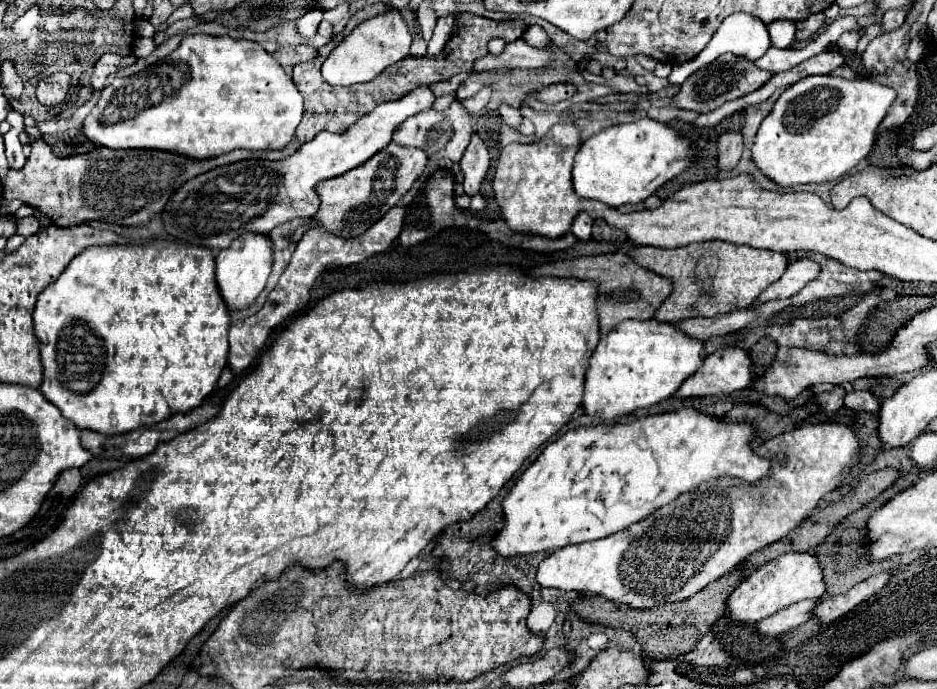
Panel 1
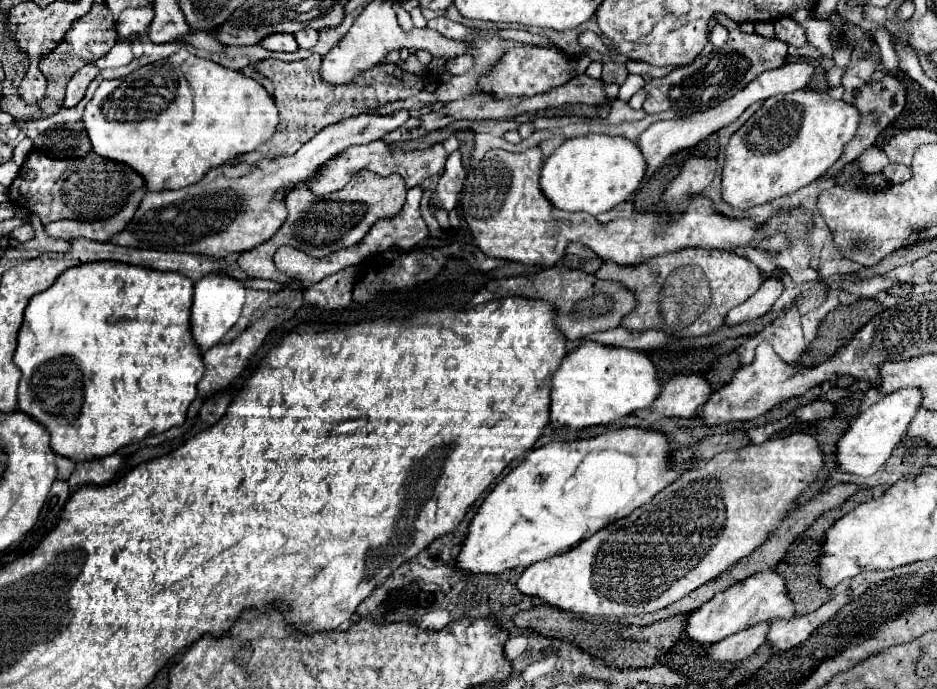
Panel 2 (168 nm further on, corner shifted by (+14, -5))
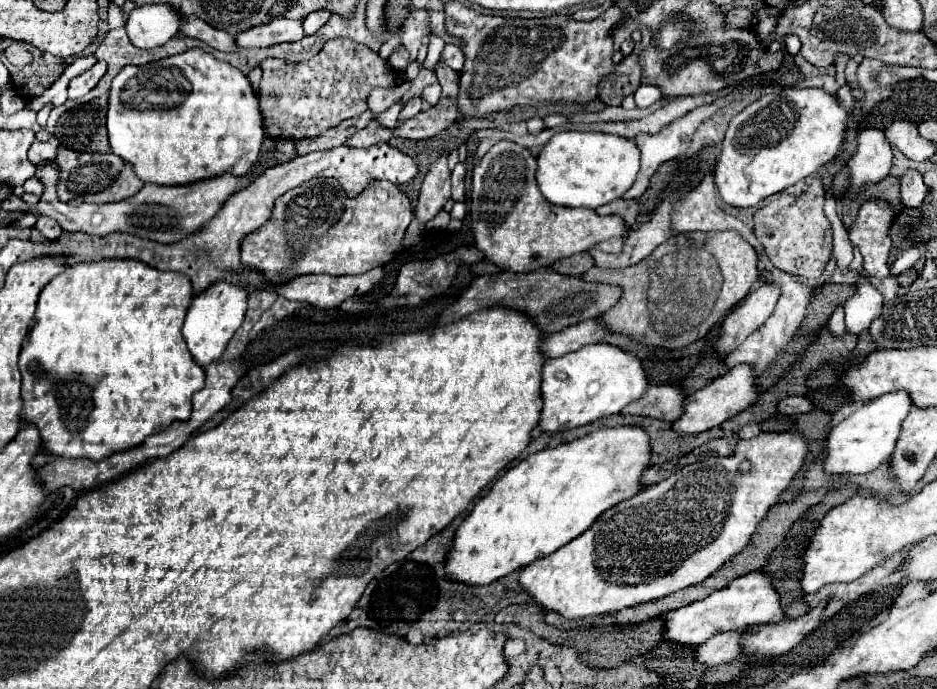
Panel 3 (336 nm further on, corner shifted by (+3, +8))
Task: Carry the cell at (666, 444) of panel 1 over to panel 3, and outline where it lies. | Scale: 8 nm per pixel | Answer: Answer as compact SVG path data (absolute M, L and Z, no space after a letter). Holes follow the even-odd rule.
M637 426L601 428L585 438L577 438L555 448L529 454L525 460L507 470L491 490L475 504L471 514L461 522L453 538L453 550L445 560L445 574L451 582L461 584L491 584L513 570L525 568L537 558L549 556L579 534L583 534L599 514L613 508L621 500L635 496L641 490L639 478L649 466L651 448L649 436Z

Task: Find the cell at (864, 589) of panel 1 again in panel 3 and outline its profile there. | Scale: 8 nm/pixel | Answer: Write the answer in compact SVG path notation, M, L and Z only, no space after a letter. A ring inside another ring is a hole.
M821 602L817 608L809 610L805 616L801 616L797 620L781 620L777 624L755 626L755 628L747 630L741 638L741 652L745 656L787 654L809 632L813 632L819 626L819 620L821 620L821 614L823 614L825 606L827 604Z

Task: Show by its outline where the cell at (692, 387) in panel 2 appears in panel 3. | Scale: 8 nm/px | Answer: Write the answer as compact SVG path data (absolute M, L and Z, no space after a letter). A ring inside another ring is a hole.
M649 386L639 402L625 406L621 414L637 414L645 418L657 418L675 422L683 414L683 390L679 386Z

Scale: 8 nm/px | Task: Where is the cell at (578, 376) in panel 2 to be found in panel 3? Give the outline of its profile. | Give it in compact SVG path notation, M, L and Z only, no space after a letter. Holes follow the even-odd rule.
M591 344L565 354L563 358L547 360L541 370L541 418L543 432L563 432L591 424L599 418L619 414L629 402L643 396L647 376L641 360L609 344Z

